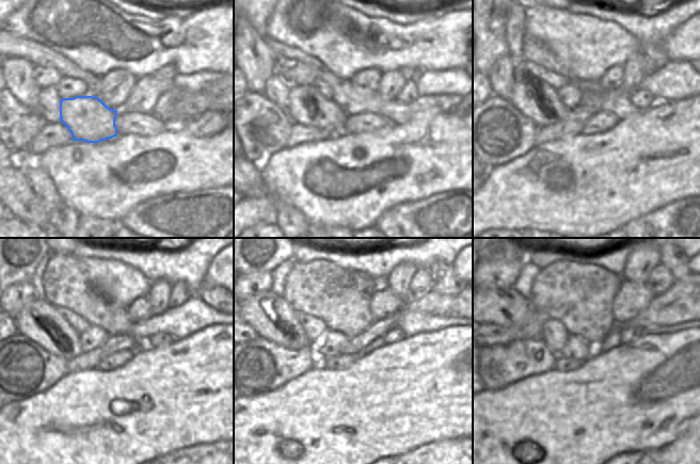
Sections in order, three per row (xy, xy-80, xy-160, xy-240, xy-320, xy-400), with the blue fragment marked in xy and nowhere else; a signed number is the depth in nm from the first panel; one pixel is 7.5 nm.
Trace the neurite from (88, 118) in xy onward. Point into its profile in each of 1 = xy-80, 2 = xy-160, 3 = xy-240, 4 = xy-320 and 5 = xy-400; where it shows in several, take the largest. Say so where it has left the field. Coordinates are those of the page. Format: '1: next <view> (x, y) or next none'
1: next xy-80 (306, 106)
2: next xy-160 (535, 98)
3: next xy-240 (38, 321)
4: next xy-320 (269, 315)
5: next xy-400 (504, 306)

